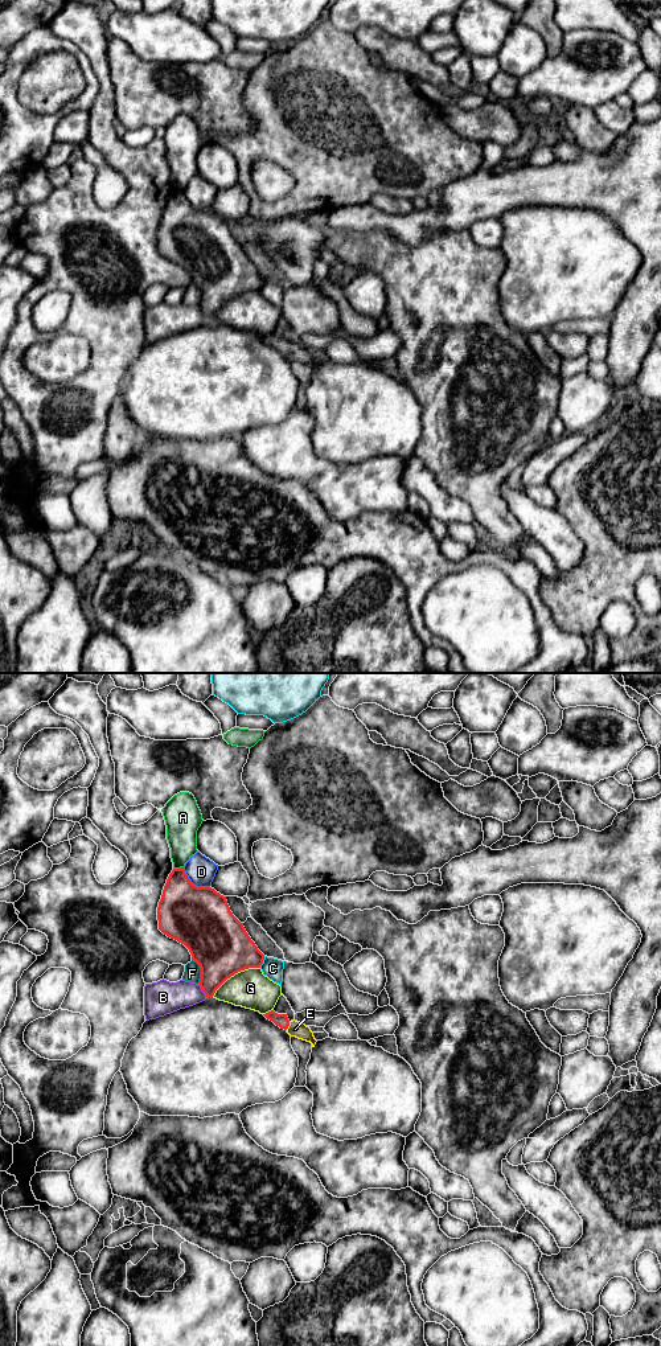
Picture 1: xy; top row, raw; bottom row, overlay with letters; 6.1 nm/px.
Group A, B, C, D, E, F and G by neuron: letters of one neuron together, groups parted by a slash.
A / B / C / D / E / F / G

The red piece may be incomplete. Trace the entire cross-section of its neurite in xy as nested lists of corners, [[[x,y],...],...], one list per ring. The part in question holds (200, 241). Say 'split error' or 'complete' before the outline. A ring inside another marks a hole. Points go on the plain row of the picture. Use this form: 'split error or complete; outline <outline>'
complete; outline [[[184,190],[173,192],[163,213],[157,230],[159,253],[171,262],[184,267],[201,291],[200,309],[206,320],[213,320],[215,313],[235,296],[260,291],[264,278],[230,234],[226,219],[212,210],[194,209]]]

